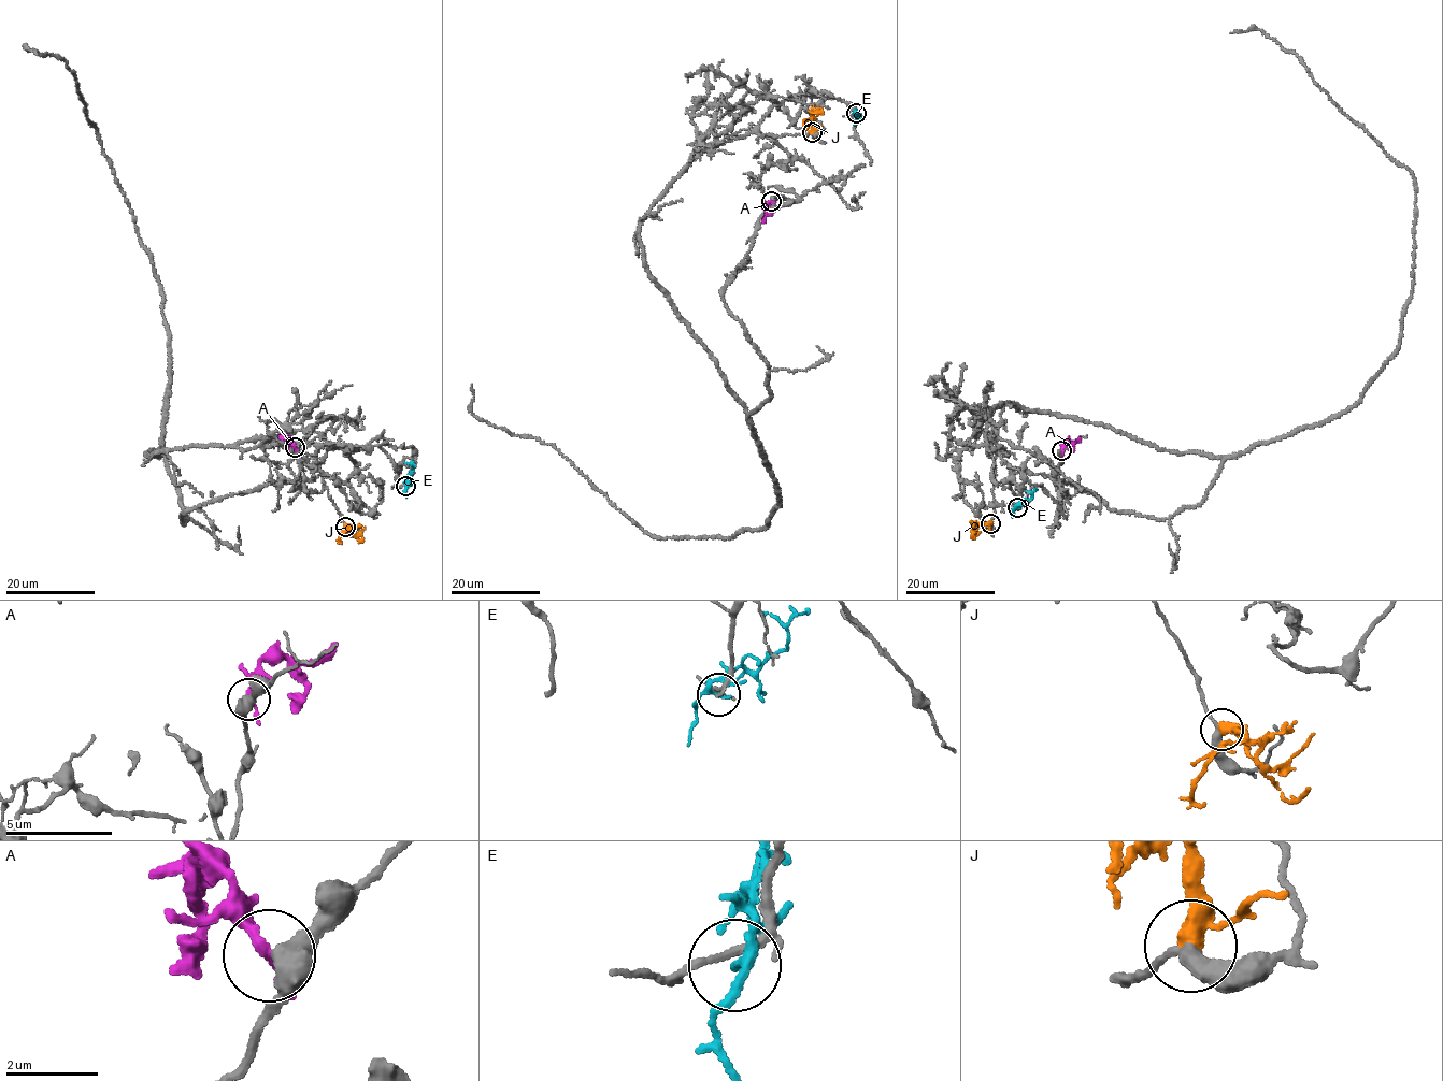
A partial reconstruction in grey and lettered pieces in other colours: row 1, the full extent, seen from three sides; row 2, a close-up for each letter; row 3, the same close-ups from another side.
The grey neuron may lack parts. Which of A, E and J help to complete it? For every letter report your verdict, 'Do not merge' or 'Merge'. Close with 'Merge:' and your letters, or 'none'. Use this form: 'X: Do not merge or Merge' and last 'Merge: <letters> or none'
A: Do not merge
E: Do not merge
J: Do not merge
Merge: none

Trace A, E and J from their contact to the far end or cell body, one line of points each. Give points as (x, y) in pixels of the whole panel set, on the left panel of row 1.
A: (295, 447), (281, 434)
E: (406, 486), (414, 463), (405, 463)
J: (346, 525), (355, 529), (353, 532), (359, 541), (365, 538)

